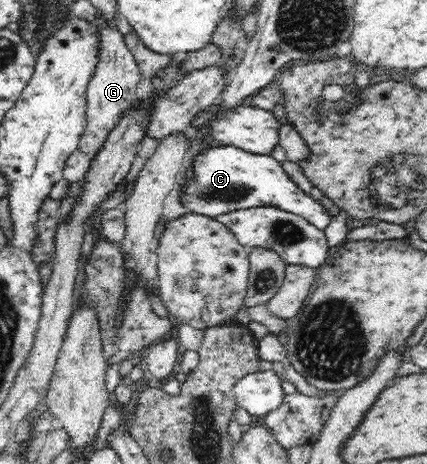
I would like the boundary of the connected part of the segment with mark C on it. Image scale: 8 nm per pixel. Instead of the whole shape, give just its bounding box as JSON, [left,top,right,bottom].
[180,145,332,230]

